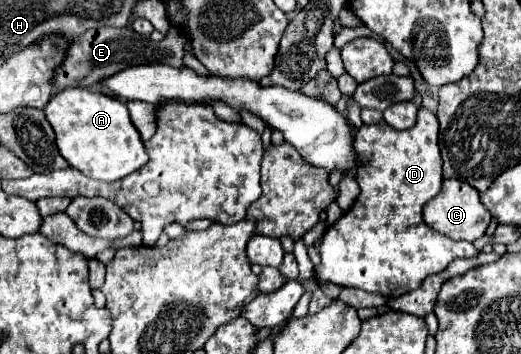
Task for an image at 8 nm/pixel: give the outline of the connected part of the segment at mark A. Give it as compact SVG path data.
M68 88L56 92L44 108L44 116L54 128L56 146L66 162L94 180L120 180L148 162L148 154L134 128L126 104L90 88Z

